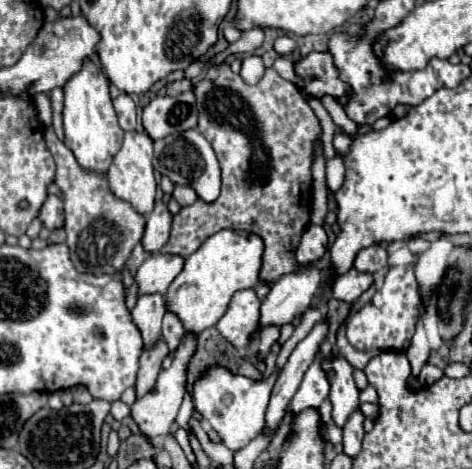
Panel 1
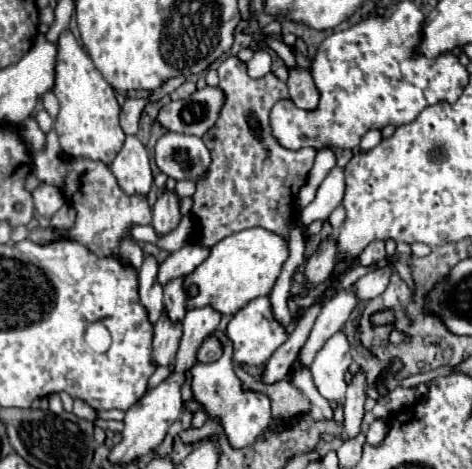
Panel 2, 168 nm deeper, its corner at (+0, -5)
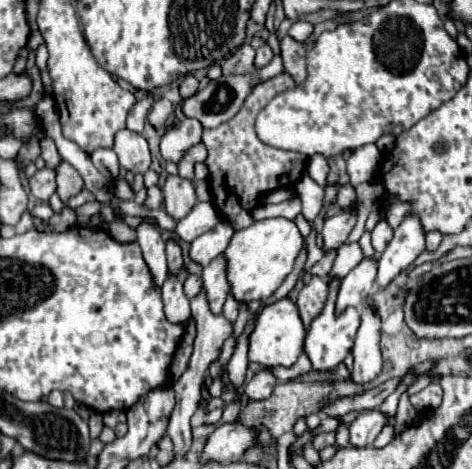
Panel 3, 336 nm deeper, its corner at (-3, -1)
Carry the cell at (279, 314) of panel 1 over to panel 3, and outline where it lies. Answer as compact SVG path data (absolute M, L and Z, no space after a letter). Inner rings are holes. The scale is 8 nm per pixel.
M346 210L346 212L340 212L336 216L326 218L324 228L322 228L322 238L324 238L322 250L324 252L338 250L348 240L348 234L354 228L354 224L356 224L354 210Z

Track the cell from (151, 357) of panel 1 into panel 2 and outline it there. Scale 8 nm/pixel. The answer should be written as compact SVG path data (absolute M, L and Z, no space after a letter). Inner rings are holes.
M161 312L161 318L155 322L153 336L153 360L157 366L173 366L175 354L183 336L181 322L171 322L167 312Z

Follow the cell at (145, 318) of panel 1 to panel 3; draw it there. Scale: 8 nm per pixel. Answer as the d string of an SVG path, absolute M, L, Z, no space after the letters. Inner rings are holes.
M142 224L136 232L138 232L136 242L142 248L142 256L150 268L152 280L158 288L162 288L164 280L168 278L168 268L166 268L166 252L160 230L156 230L152 224Z

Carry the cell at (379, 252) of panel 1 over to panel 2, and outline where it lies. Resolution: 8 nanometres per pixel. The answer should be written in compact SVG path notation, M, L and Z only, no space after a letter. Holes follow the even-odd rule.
M375 240L375 242L371 242L371 244L361 252L359 260L361 260L363 266L373 266L375 262L383 260L385 256L387 256L387 254L385 254L385 242L383 242L383 240Z

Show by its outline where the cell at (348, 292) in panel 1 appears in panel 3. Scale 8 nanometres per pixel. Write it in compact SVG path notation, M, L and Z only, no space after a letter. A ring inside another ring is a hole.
M408 216L394 232L388 248L378 258L376 286L386 288L402 270L406 270L424 250L424 230L418 216Z

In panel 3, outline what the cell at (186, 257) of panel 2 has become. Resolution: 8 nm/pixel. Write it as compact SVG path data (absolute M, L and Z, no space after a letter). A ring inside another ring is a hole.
M222 220L210 232L198 236L190 244L190 258L192 258L192 262L196 262L200 266L210 264L216 256L220 256L224 252L224 248L228 246L232 234L234 234L232 226Z

